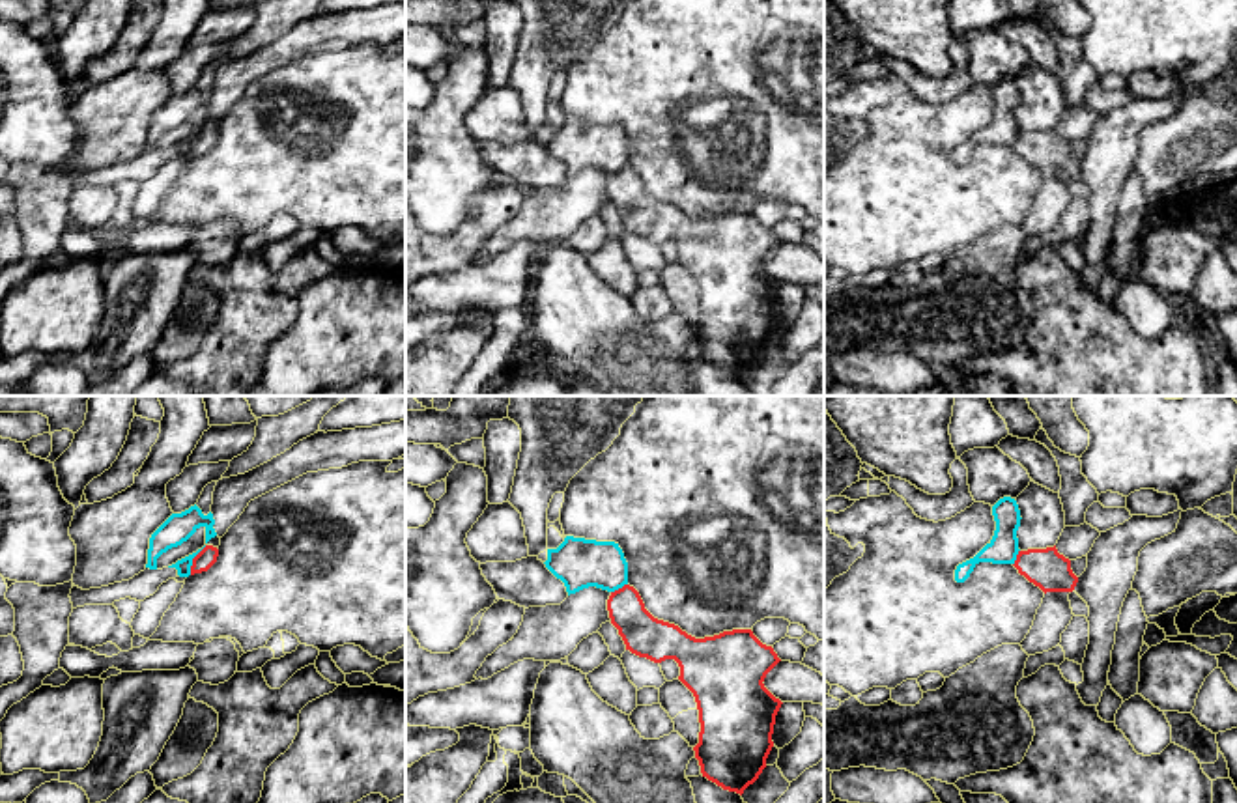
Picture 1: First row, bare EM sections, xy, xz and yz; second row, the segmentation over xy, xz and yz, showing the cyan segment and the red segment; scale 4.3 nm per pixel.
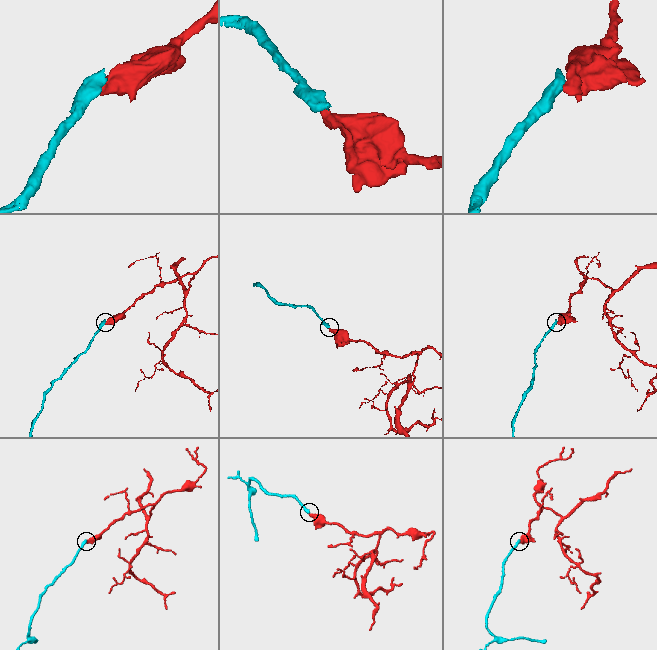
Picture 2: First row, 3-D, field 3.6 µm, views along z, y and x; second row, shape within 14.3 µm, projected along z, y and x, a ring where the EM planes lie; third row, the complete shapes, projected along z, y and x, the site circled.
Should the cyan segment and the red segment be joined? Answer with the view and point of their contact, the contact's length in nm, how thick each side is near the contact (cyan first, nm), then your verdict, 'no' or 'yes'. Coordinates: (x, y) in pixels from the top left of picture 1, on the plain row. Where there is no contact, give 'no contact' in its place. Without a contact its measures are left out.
meets cyan in xy at (191, 142); contact 150 nm long; 60 nm thick on the cyan side, 80 nm on the other; no

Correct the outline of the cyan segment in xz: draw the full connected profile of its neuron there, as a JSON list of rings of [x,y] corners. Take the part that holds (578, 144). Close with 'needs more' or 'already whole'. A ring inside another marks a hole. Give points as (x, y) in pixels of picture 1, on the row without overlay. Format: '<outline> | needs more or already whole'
[[[566,118],[557,131],[547,131],[546,149],[564,164],[568,177],[583,170],[596,168],[615,174],[628,166],[628,144],[615,123],[596,123]]] | already whole

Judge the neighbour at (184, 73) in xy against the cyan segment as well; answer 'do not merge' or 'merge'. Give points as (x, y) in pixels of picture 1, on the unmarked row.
do not merge

